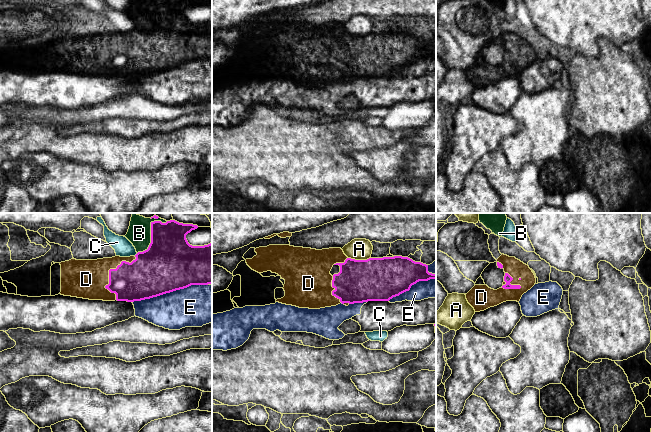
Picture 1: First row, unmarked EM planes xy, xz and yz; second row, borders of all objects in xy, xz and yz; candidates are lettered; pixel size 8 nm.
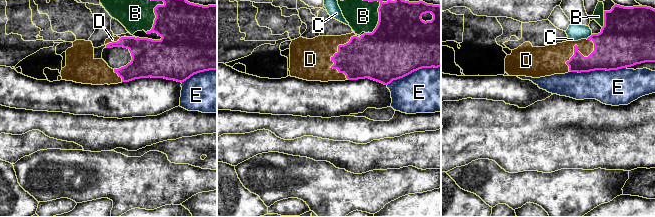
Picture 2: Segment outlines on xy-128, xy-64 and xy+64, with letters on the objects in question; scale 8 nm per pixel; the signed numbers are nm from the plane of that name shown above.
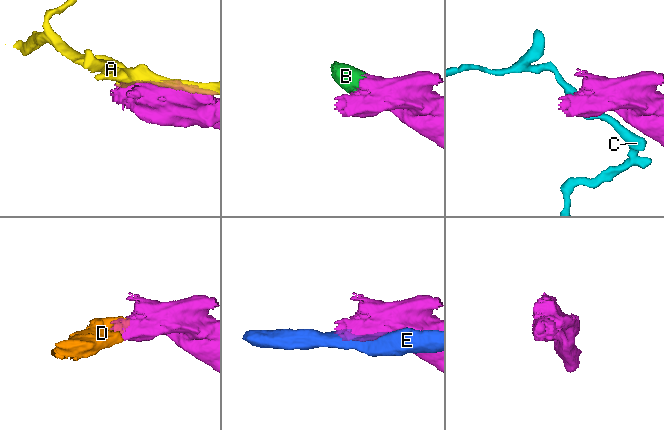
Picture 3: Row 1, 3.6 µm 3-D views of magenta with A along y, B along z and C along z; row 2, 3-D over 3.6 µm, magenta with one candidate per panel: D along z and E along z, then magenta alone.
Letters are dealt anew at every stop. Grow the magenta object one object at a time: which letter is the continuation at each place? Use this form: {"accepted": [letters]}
{"accepted": ["D"]}

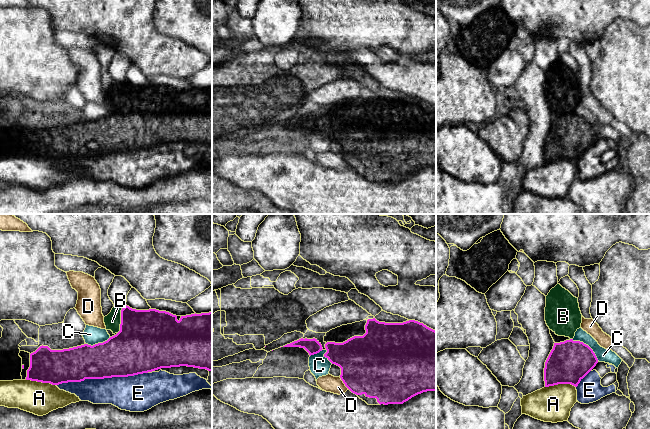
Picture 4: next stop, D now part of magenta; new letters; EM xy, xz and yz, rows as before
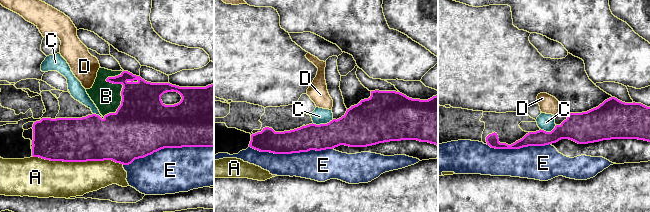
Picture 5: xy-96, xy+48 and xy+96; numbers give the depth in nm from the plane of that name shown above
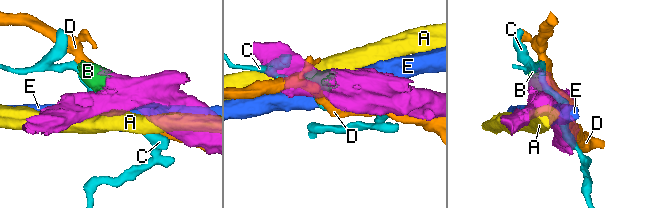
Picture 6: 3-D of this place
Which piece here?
{"accepted": []}

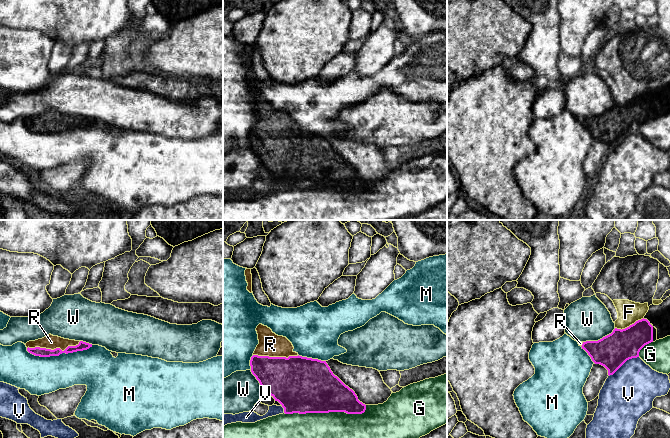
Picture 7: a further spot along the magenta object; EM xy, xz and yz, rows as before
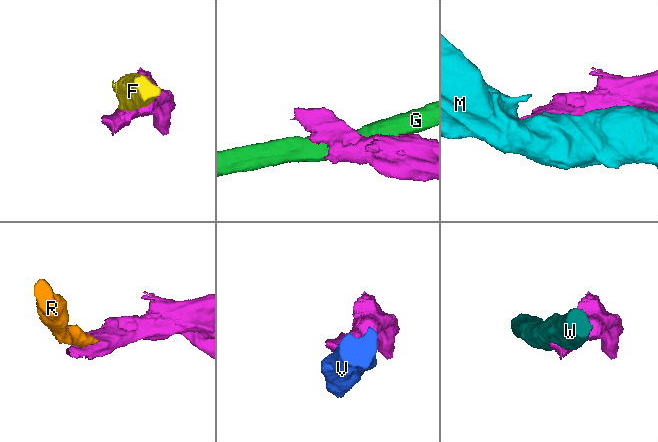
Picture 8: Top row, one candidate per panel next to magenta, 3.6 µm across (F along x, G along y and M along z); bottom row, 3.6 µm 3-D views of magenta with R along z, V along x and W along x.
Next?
{"accepted": ["R"]}

